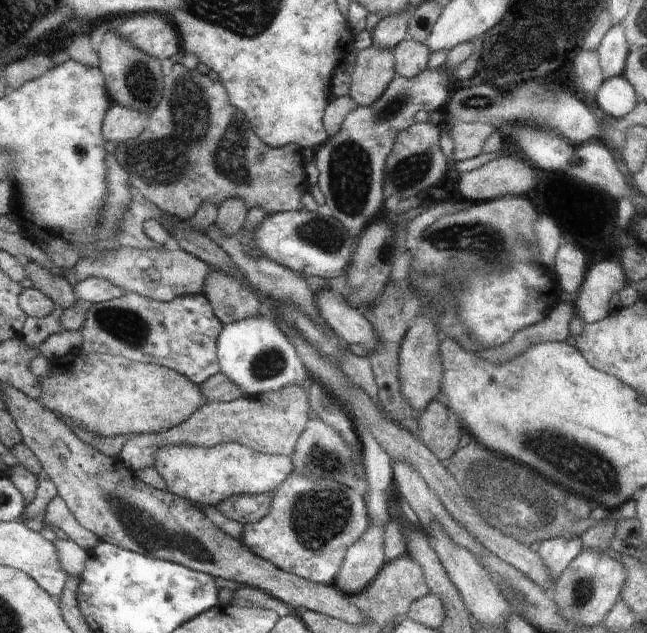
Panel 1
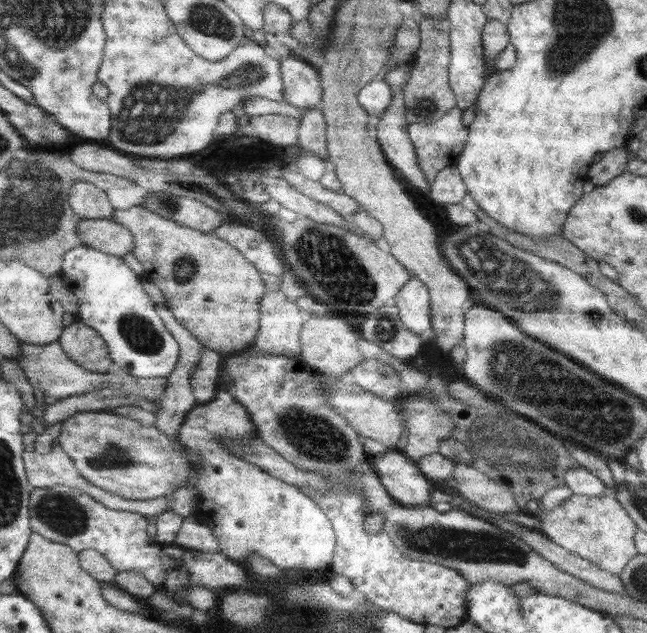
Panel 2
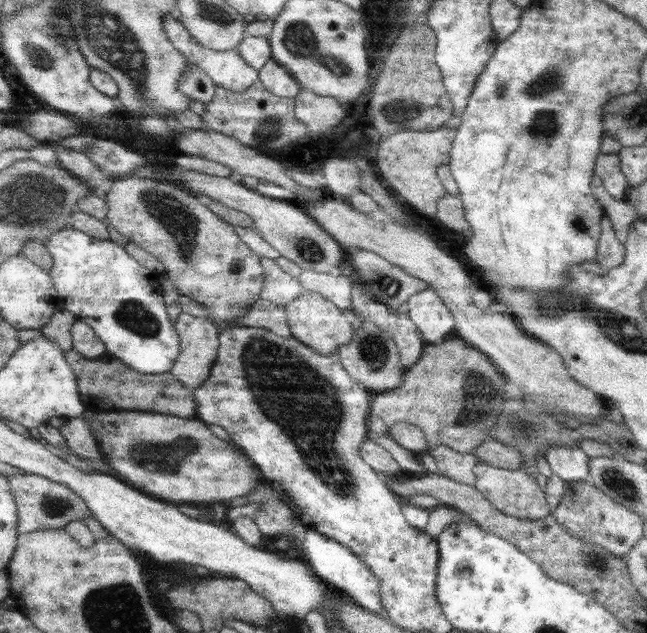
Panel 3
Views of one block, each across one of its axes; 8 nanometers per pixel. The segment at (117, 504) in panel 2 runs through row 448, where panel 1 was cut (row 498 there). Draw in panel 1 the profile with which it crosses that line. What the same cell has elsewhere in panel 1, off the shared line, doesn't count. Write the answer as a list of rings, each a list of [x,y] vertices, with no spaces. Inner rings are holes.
[[[60,495],[52,498],[46,506],[43,526],[52,530],[62,530],[70,541],[74,541],[87,551],[96,548],[101,543],[101,540],[93,532],[80,526]]]

